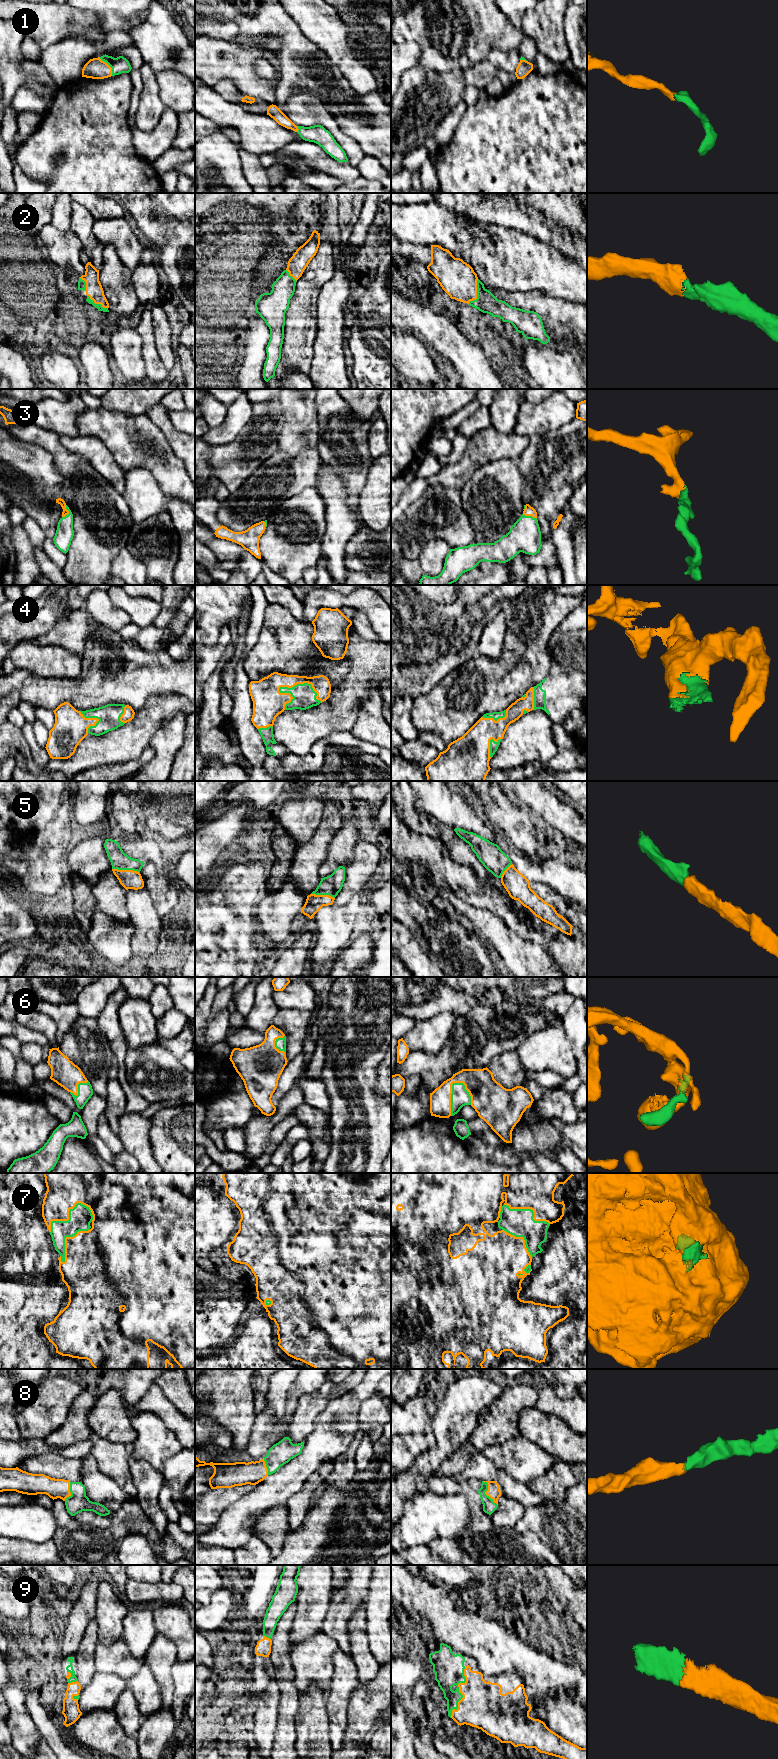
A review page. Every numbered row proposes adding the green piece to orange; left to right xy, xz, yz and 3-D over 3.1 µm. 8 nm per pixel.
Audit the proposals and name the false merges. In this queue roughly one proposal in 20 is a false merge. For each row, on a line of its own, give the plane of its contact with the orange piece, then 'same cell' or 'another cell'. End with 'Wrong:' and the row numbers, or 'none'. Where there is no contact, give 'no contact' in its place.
1: meets orange in xy; same cell
2: meets orange in yz; same cell
3: meets orange in xy; same cell
4: meets orange in xz; same cell
5: meets orange in xy; same cell
6: meets orange in yz; same cell
7: meets orange in xy; same cell
8: meets orange in yz; same cell
9: meets orange in yz; same cell
Wrong: none

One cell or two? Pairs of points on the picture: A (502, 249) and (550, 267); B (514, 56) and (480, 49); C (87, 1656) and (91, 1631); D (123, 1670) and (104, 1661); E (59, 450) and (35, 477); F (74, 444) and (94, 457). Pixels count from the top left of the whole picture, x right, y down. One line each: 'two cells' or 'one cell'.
A: one cell
B: two cells
C: one cell
D: one cell
E: two cells
F: one cell

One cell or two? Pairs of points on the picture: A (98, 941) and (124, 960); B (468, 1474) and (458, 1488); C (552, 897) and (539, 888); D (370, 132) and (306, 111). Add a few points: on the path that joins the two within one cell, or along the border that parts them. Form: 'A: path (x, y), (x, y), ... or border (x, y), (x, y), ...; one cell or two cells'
A: path (104, 941), (118, 954); one cell
B: border (450, 1477), (459, 1481), (467, 1481); two cells
C: path (549, 895), (542, 890); one cell
D: border (333, 116), (336, 124), (342, 131); two cells

